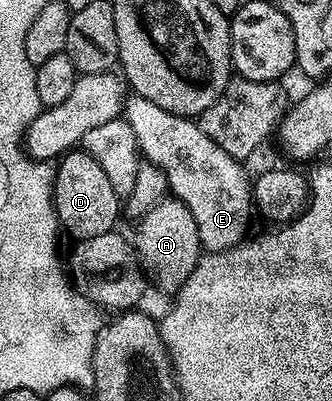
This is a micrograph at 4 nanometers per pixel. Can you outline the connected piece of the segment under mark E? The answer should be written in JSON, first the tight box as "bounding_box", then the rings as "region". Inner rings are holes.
{"bounding_box":[121,93,253,252],"region":[[[134,93],[126,96],[121,111],[137,137],[142,158],[165,173],[170,194],[193,213],[200,244],[212,252],[244,242],[253,216],[253,183],[243,172],[244,164],[229,157],[217,141],[209,141],[194,118],[170,115]]]}

